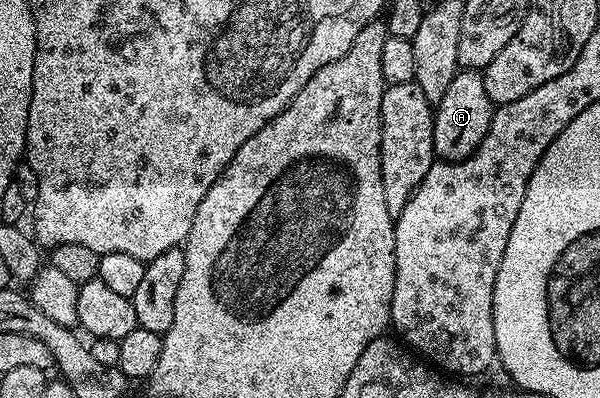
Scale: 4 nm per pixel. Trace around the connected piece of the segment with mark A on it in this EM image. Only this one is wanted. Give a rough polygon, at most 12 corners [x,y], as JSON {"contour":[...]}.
{"contour":[[458,70],[433,113],[433,154],[458,163],[495,105],[485,76]]}

